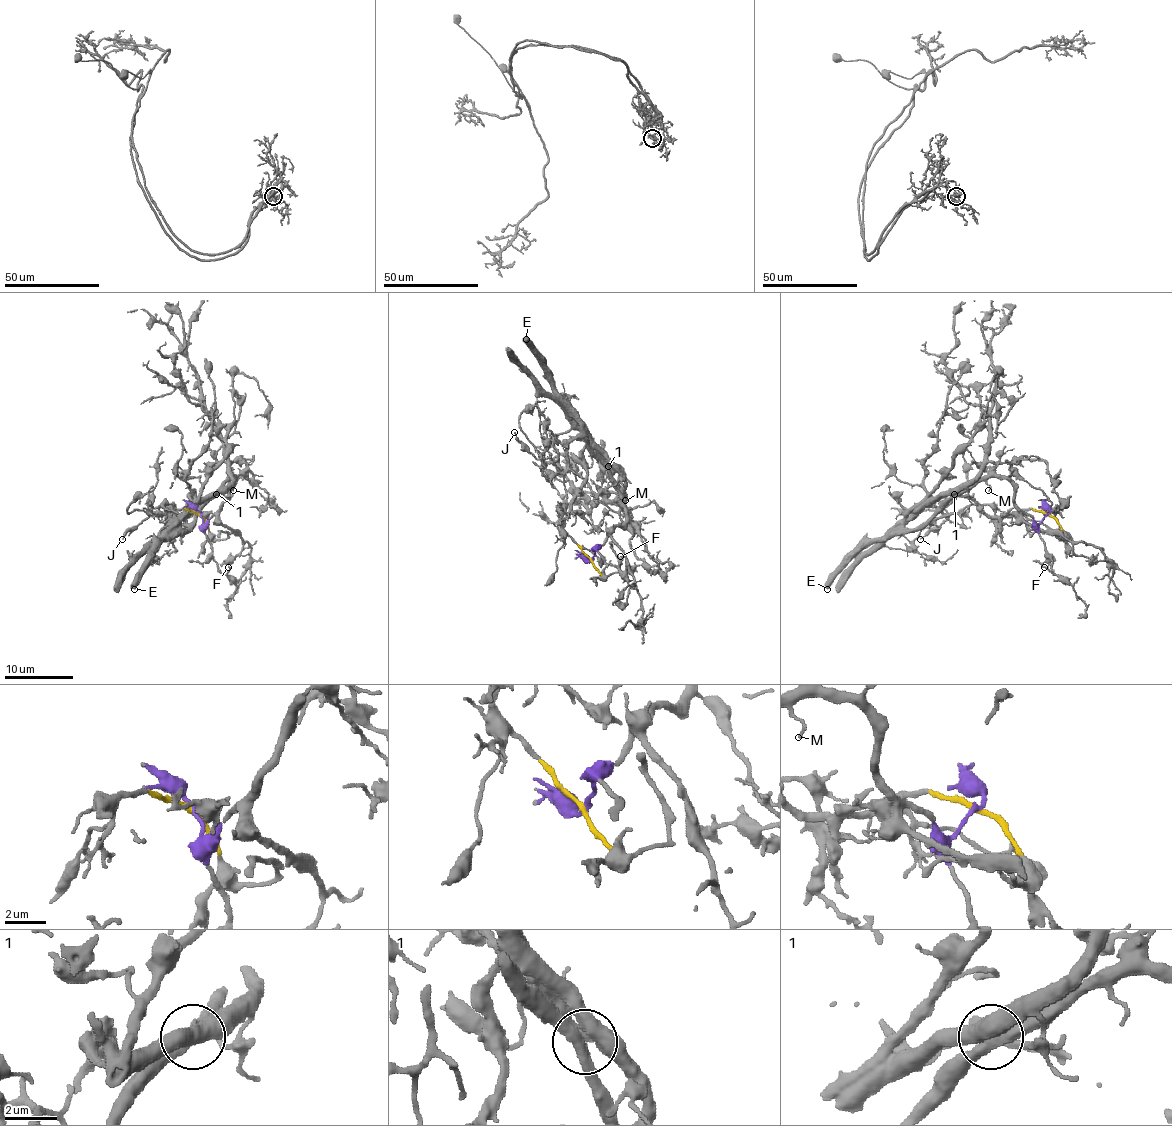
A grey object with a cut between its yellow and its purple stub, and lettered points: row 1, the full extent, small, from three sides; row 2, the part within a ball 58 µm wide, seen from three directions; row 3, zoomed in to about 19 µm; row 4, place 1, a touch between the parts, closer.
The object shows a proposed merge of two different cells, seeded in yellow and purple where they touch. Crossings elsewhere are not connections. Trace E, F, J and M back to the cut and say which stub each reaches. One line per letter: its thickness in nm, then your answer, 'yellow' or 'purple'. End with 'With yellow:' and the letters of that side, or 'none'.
E: 500 nm thick; purple
F: 200 nm thick; purple
J: 100 nm thick; purple
M: 100 nm thick; purple
With yellow: none

